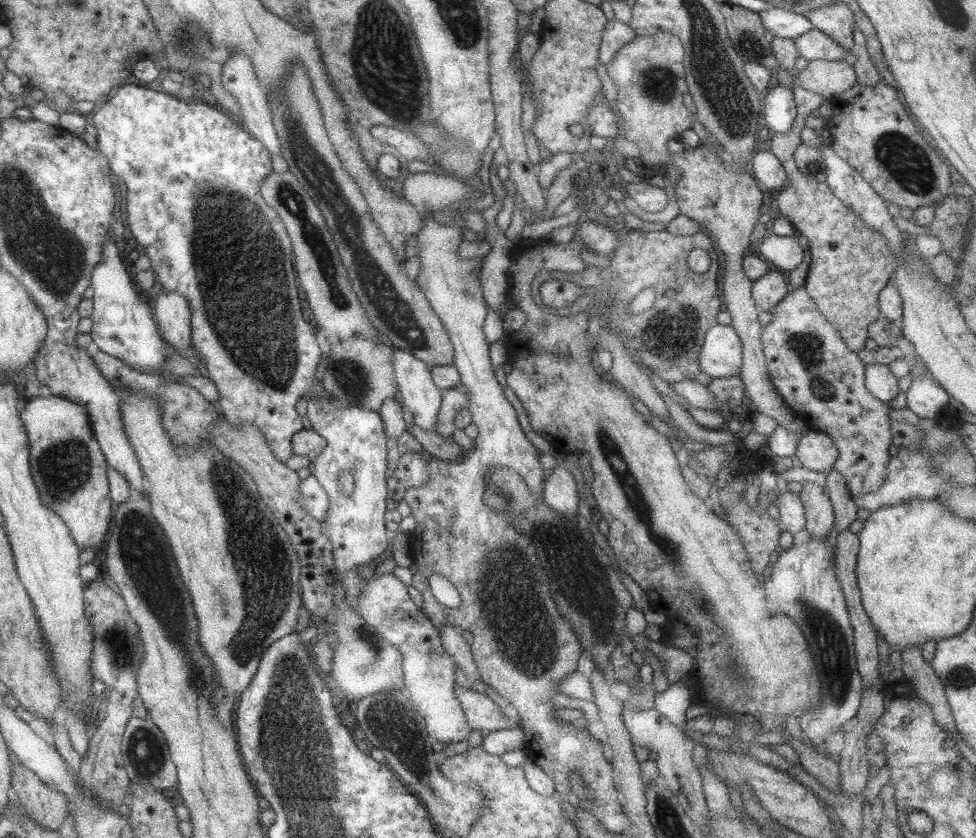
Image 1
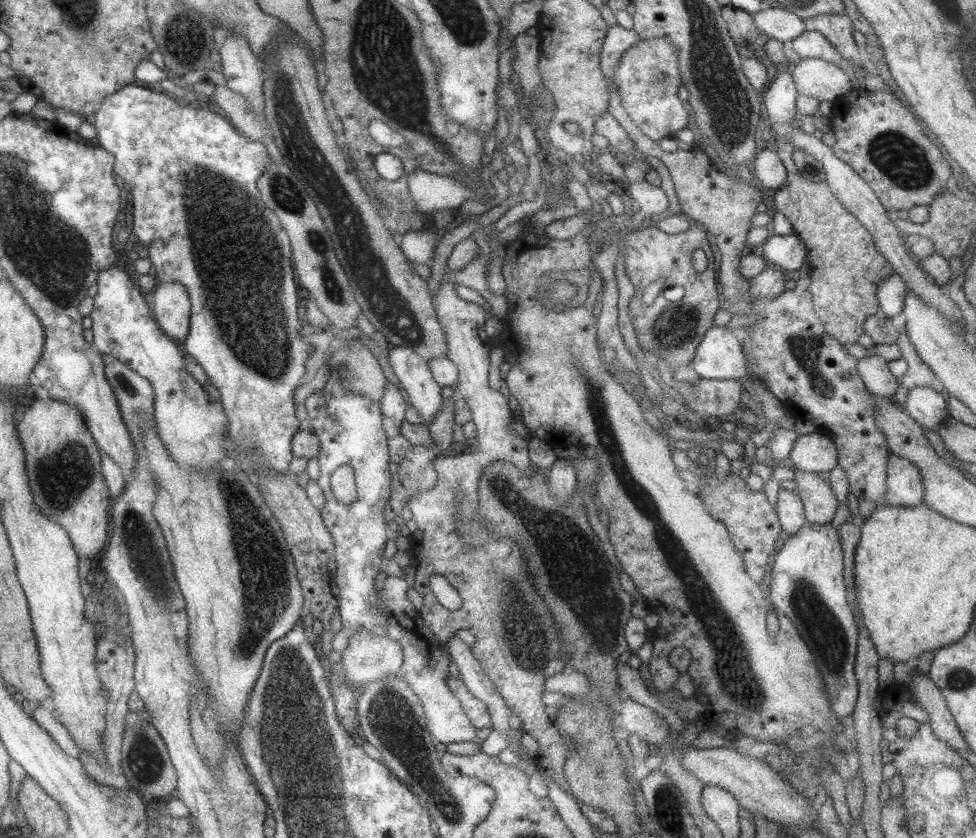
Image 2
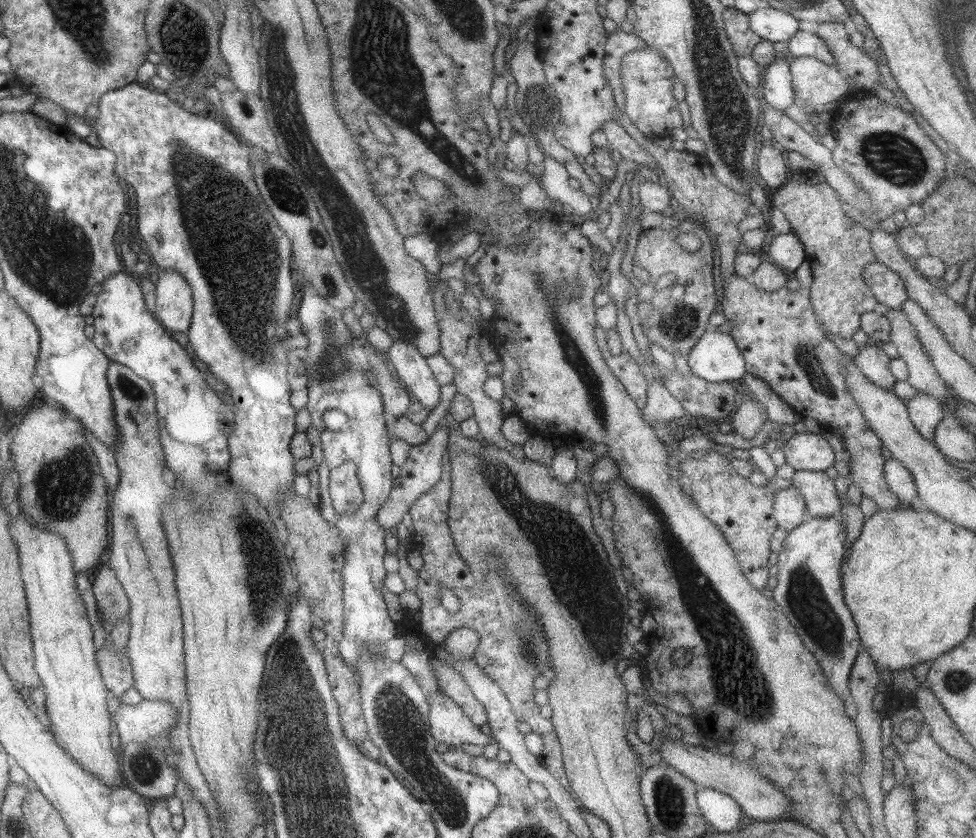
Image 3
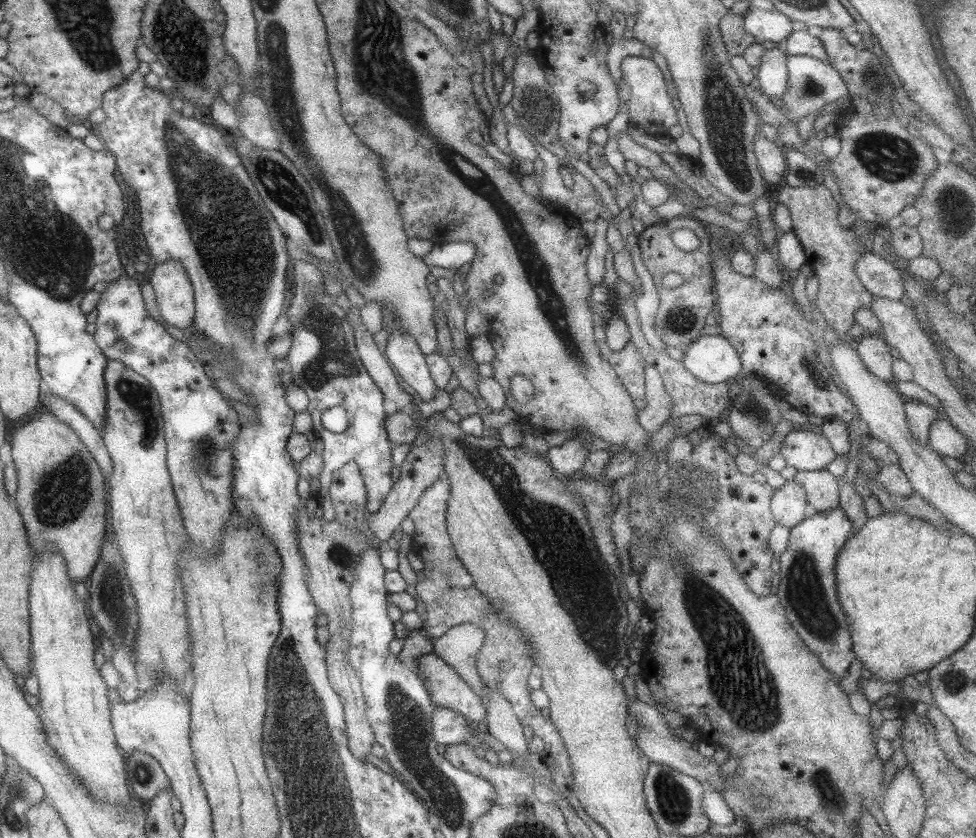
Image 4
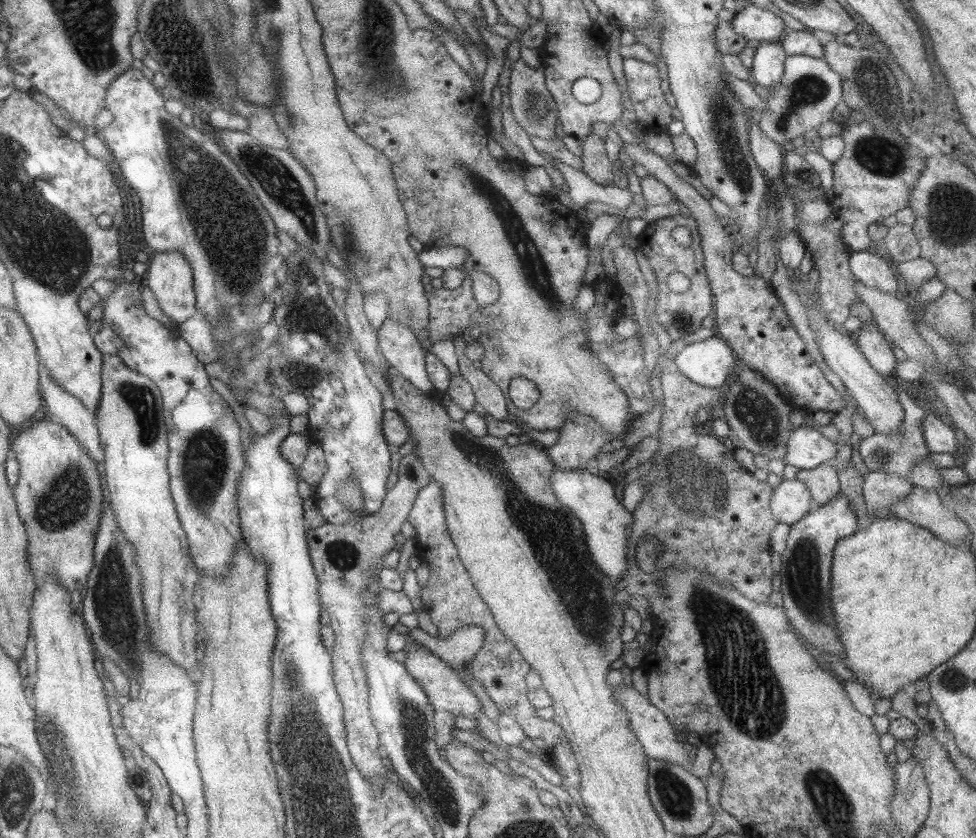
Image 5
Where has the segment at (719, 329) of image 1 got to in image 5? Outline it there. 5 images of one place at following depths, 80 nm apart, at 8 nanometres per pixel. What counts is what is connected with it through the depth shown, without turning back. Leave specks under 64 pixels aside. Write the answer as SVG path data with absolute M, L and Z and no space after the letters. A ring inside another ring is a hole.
M717 334L681 347L673 363L693 384L717 389L724 387L729 372L738 366L728 343Z

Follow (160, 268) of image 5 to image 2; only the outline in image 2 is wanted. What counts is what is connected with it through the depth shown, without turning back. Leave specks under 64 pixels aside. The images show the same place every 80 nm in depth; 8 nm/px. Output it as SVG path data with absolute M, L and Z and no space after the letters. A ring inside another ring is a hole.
M159 282L151 294L153 319L169 340L183 343L190 326L190 300L186 288L179 283Z

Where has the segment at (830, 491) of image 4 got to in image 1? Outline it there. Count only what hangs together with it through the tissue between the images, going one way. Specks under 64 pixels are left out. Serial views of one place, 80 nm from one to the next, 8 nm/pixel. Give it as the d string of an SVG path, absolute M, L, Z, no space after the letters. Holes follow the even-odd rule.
M815 483L802 484L799 492L806 518L805 530L811 537L827 537L834 525L834 510L825 488Z

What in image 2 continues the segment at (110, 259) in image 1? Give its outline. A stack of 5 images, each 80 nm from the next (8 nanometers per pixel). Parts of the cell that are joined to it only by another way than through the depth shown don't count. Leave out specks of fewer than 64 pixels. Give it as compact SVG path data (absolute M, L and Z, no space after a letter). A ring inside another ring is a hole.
M125 263L112 264L102 270L96 278L97 292L93 296L93 310L88 314L91 318L93 332L92 347L103 356L116 359L125 364L130 370L142 376L153 388L154 395L154 428L161 444L165 447L169 457L179 465L195 467L195 469L209 469L211 465L221 462L225 457L224 430L228 420L219 401L213 400L191 374L185 370L185 358L180 344L169 340L159 329L153 319L151 305L145 295L139 290L135 279L125 270Z

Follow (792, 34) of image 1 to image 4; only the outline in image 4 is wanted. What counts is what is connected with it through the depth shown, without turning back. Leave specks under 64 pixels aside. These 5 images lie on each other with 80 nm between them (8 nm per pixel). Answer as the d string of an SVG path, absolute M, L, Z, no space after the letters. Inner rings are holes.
M750 6L742 16L742 27L758 41L779 42L798 26L777 10L762 10Z

